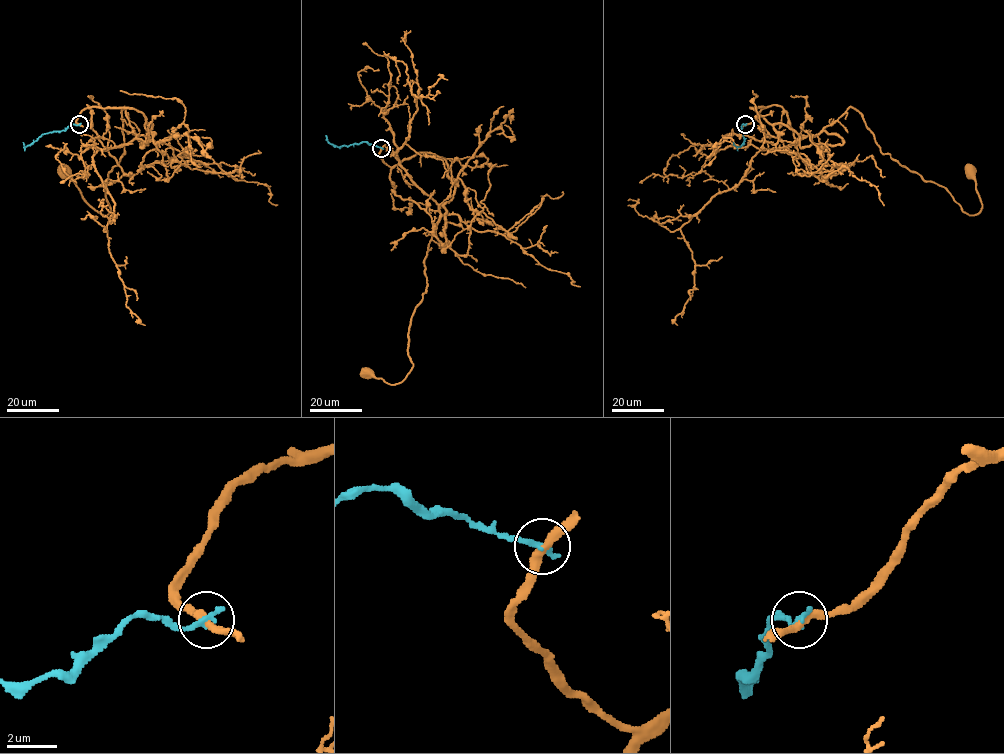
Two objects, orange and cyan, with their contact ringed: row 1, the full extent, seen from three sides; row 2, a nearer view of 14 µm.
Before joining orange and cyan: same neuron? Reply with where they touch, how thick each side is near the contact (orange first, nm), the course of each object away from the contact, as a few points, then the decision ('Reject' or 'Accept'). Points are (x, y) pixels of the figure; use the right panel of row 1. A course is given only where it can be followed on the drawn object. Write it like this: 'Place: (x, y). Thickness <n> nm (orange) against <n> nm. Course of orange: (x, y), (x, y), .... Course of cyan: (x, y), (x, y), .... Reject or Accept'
Place: (745, 124). Thickness 320 nm (orange) against 280 nm. Course of orange: (745, 124), (763, 107), (802, 147), (841, 145), (823, 128), (854, 107), (976, 215), (969, 171). Course of cyan: (745, 124), (739, 130), (743, 134), (743, 143), (738, 147), (733, 142). Reject

